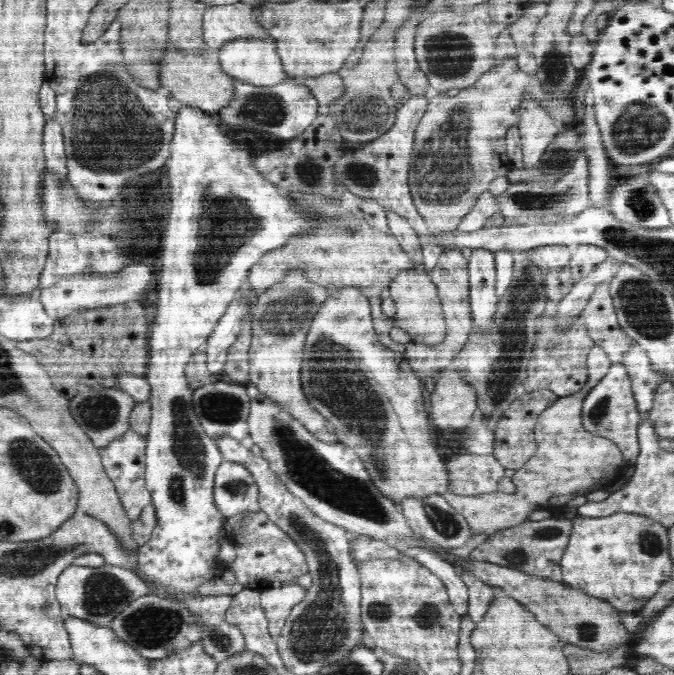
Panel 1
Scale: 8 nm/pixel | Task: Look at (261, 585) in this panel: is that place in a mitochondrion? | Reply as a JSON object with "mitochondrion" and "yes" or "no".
{"mitochondrion":"no"}

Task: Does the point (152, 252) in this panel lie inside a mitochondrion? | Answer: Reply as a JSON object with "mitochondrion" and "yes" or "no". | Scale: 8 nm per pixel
{"mitochondrion":"no"}

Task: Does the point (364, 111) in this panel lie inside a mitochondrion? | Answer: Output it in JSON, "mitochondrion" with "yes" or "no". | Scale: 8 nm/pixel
{"mitochondrion":"yes"}

